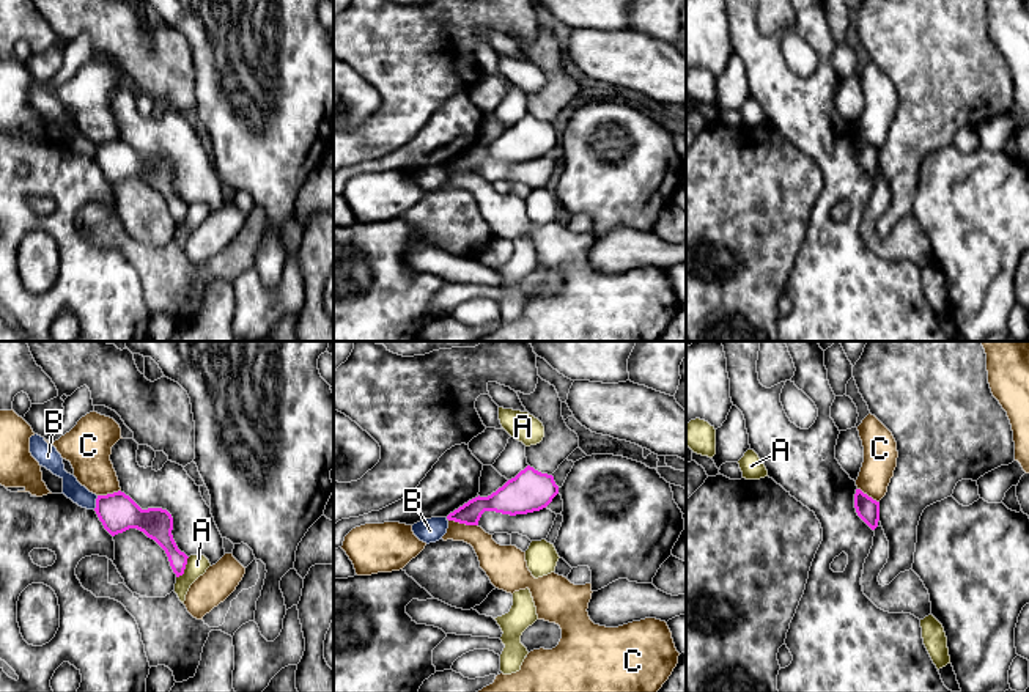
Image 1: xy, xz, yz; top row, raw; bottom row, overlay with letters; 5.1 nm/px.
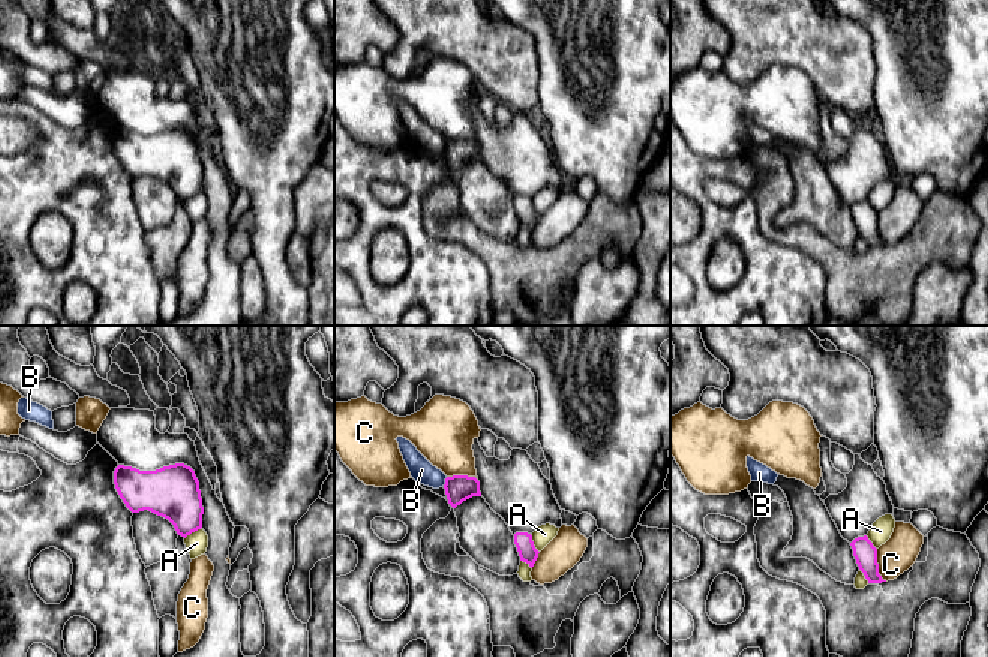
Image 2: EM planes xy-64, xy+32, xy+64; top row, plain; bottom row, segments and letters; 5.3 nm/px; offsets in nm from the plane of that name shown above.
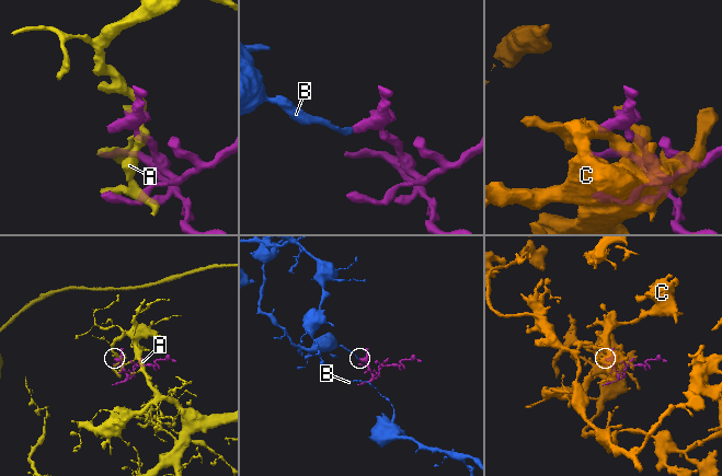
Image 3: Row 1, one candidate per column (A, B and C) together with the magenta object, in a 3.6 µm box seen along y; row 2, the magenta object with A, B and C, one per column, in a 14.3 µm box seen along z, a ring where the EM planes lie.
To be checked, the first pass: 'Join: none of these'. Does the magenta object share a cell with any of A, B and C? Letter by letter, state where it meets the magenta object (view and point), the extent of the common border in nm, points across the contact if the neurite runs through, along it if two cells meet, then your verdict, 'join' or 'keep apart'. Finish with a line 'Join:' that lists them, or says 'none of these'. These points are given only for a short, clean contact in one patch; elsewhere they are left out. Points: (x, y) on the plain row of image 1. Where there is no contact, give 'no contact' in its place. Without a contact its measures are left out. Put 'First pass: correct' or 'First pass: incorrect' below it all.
A: xy (184, 216) | 130 nm | keep apart
B: xy (96, 150) | 80 nm | along xy (98, 143), (93, 156) | keep apart
C: xz (463, 170) | 170 nm | keep apart
Join: none of these
First pass: correct

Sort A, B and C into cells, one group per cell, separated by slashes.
A / B / C

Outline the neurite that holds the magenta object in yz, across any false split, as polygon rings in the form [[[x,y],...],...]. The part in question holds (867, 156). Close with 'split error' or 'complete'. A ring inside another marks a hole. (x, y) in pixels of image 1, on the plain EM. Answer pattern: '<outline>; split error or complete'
[[[856,137],[854,142],[854,156],[858,164],[872,176],[878,175],[880,168],[880,149],[873,148],[861,137]]]; complete

